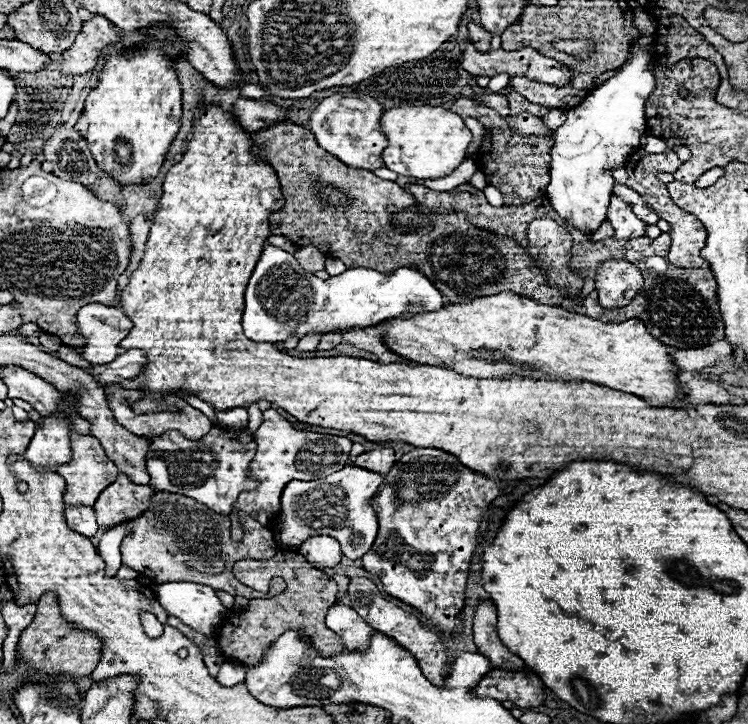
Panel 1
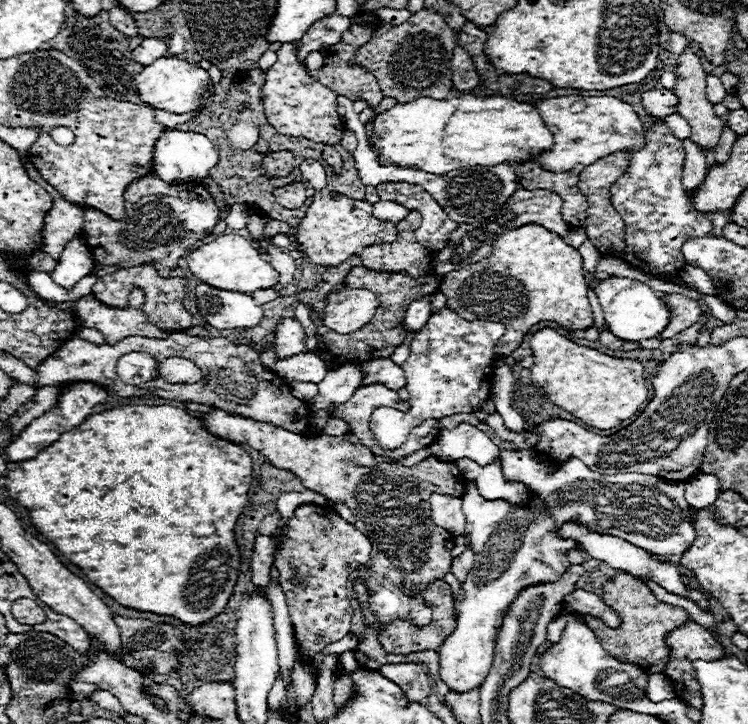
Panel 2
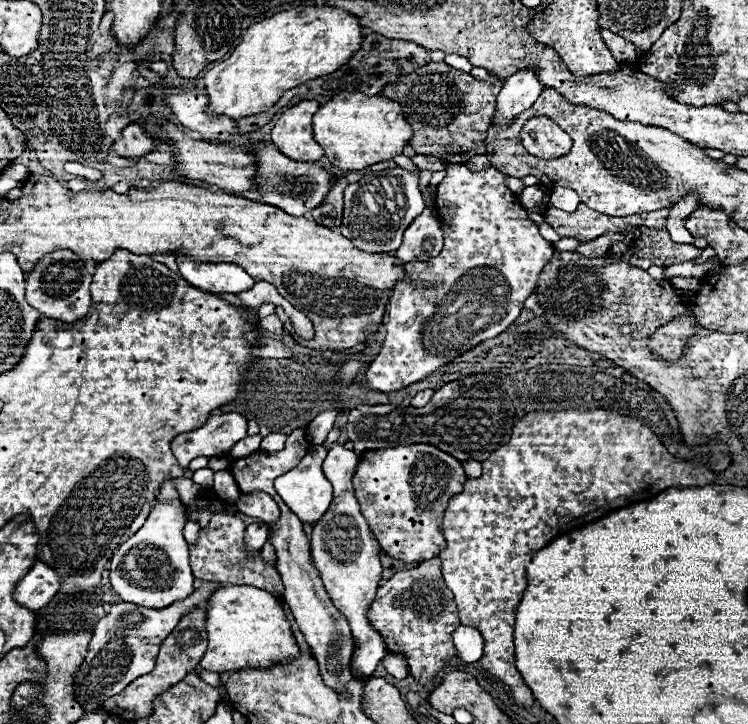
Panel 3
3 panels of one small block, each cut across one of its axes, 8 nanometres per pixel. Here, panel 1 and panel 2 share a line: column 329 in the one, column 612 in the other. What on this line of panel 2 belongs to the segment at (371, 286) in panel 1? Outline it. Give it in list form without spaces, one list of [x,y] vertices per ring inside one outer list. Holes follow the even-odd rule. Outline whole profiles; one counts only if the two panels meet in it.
[[[608,278],[602,280],[596,288],[596,296],[604,310],[606,324],[614,336],[626,342],[642,342],[650,338],[658,338],[658,334],[670,322],[670,308],[654,294],[654,290],[632,278]]]

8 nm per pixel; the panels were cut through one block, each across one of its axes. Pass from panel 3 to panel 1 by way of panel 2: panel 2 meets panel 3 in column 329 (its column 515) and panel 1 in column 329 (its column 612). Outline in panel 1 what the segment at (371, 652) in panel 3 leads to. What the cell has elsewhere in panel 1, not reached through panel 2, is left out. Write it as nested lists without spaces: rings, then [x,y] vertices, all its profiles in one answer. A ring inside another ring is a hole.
[[[344,466],[342,470],[320,480],[292,480],[284,486],[280,496],[280,512],[274,520],[274,538],[284,550],[298,550],[300,544],[312,536],[332,536],[340,542],[342,554],[350,560],[362,558],[376,540],[378,518],[372,508],[372,498],[384,482],[382,474]]]

